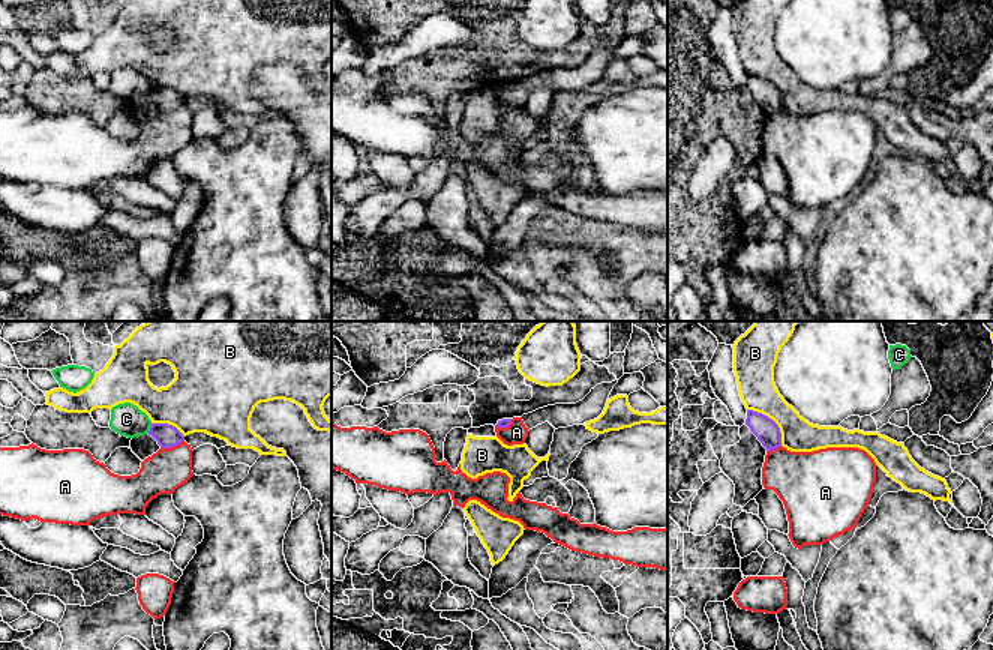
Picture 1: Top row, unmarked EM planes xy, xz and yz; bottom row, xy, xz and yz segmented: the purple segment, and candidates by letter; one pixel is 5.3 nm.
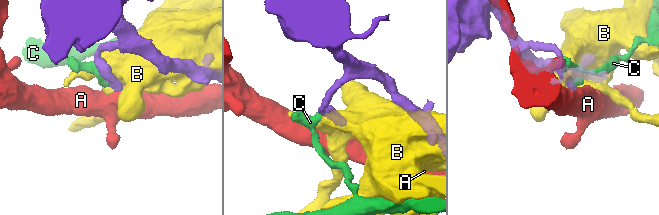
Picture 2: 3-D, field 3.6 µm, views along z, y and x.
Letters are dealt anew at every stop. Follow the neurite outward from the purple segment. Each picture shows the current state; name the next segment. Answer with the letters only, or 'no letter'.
no letter

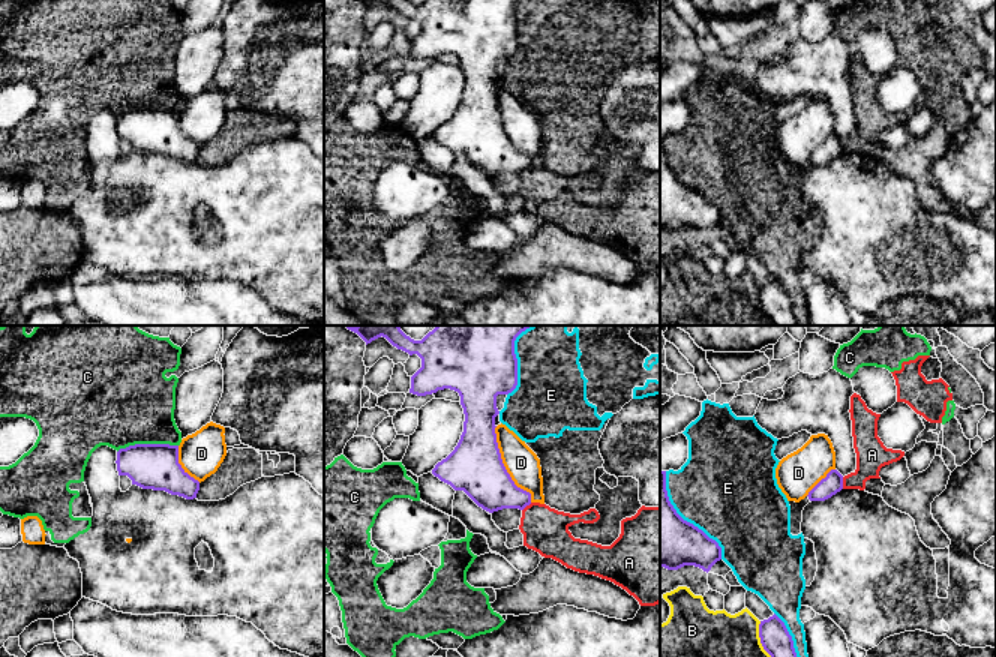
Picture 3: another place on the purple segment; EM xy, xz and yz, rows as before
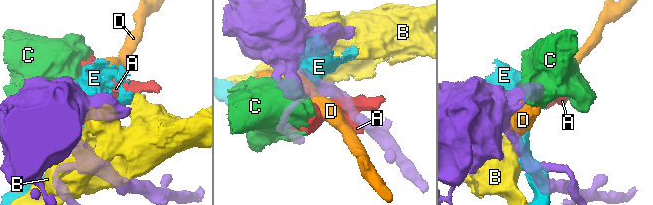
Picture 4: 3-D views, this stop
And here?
no letter

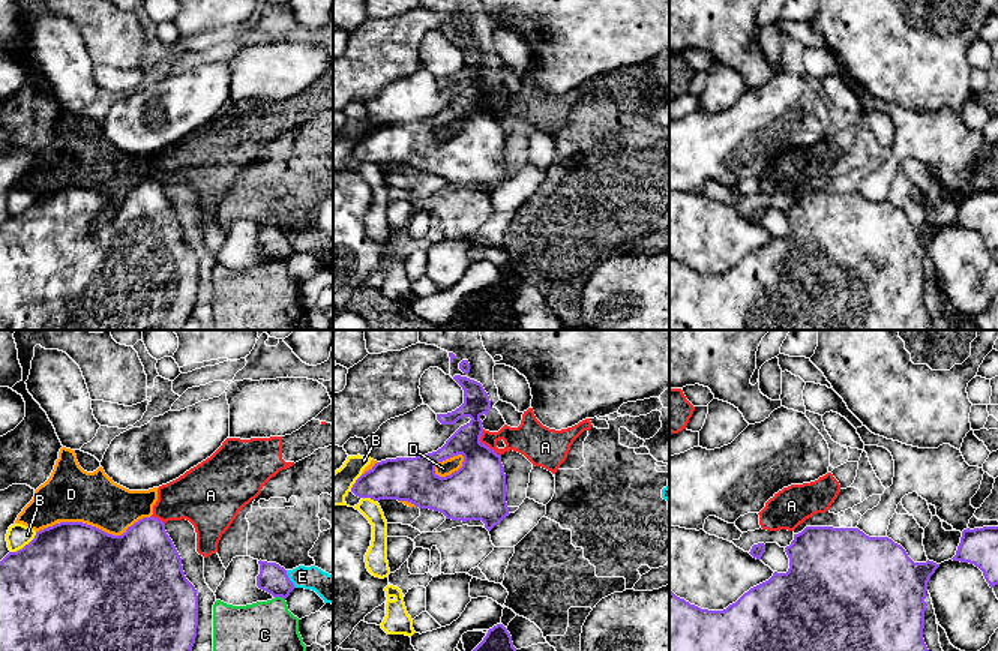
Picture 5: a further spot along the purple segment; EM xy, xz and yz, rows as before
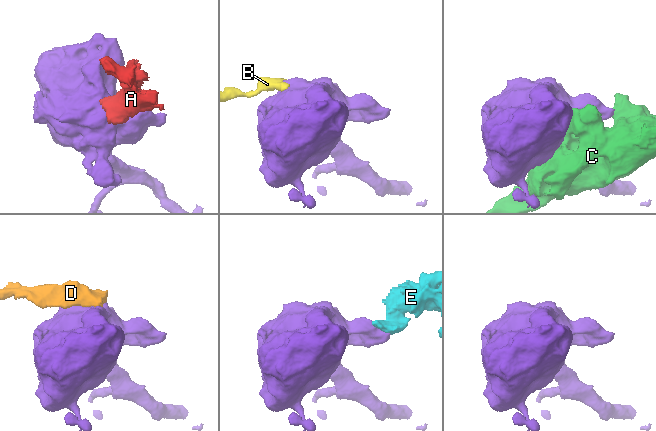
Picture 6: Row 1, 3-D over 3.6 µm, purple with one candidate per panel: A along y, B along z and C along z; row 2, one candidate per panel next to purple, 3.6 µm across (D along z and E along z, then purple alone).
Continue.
no letter

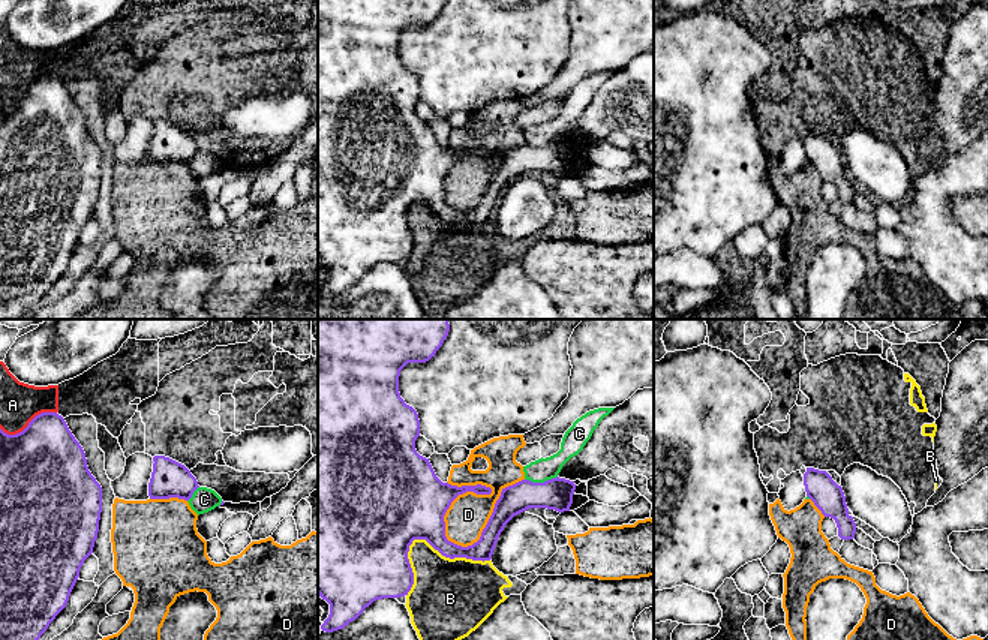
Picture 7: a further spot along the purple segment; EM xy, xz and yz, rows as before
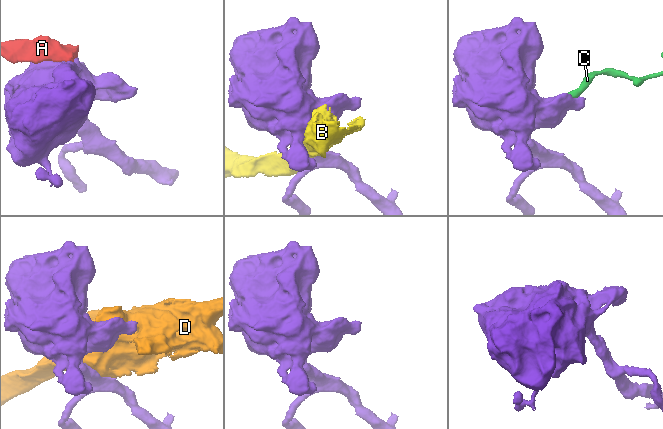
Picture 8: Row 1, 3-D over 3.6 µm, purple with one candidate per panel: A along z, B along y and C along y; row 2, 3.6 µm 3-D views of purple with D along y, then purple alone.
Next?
no letter

